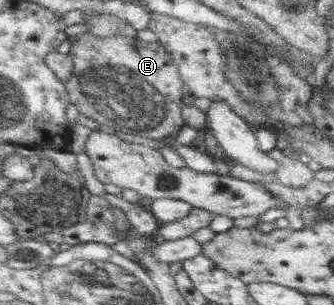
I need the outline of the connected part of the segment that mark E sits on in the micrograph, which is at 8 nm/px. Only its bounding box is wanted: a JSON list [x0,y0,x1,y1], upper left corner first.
[66,30,191,141]

